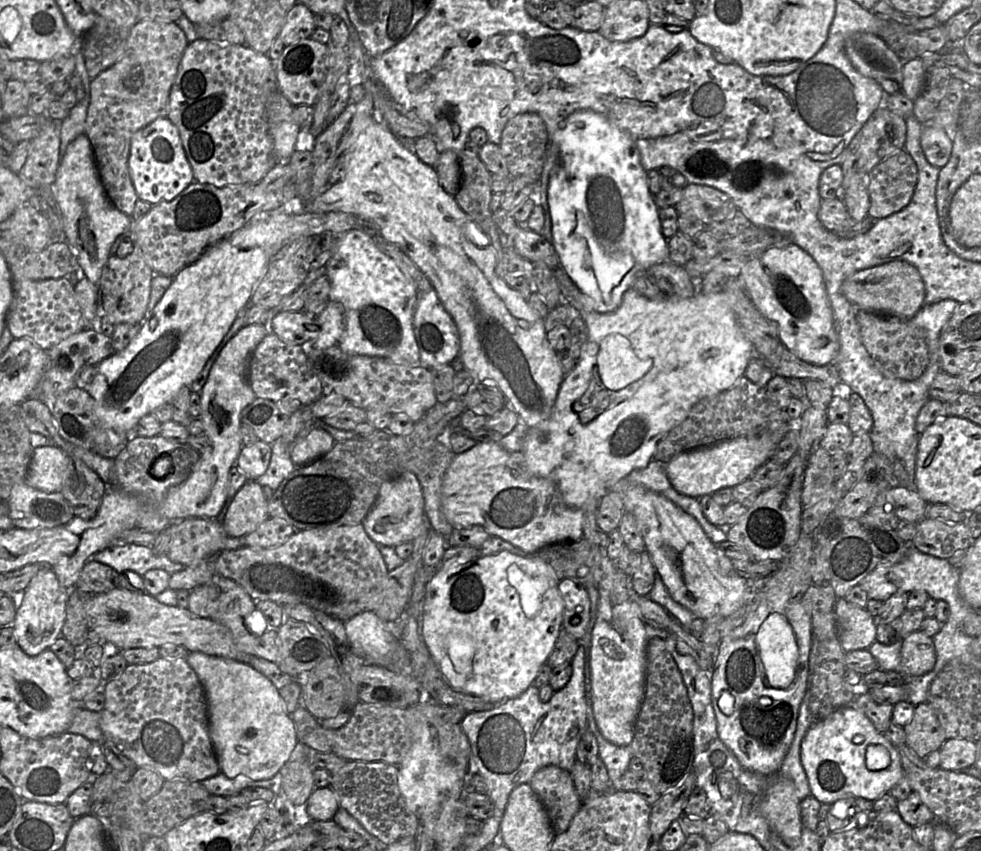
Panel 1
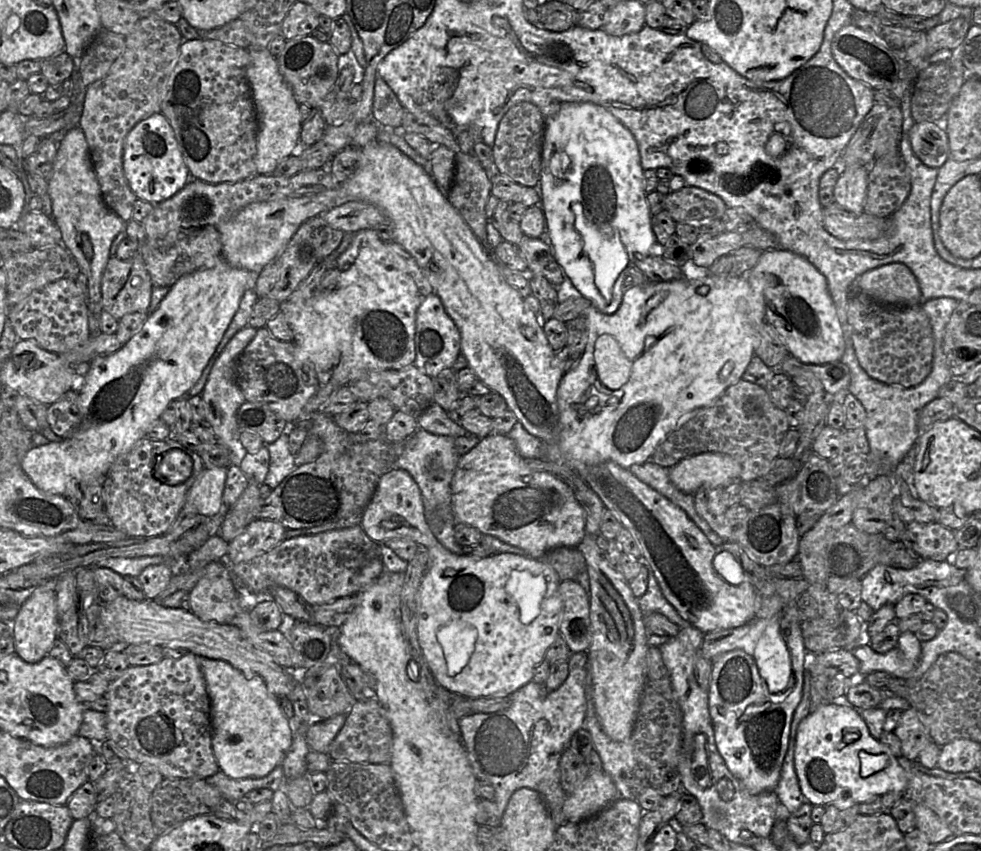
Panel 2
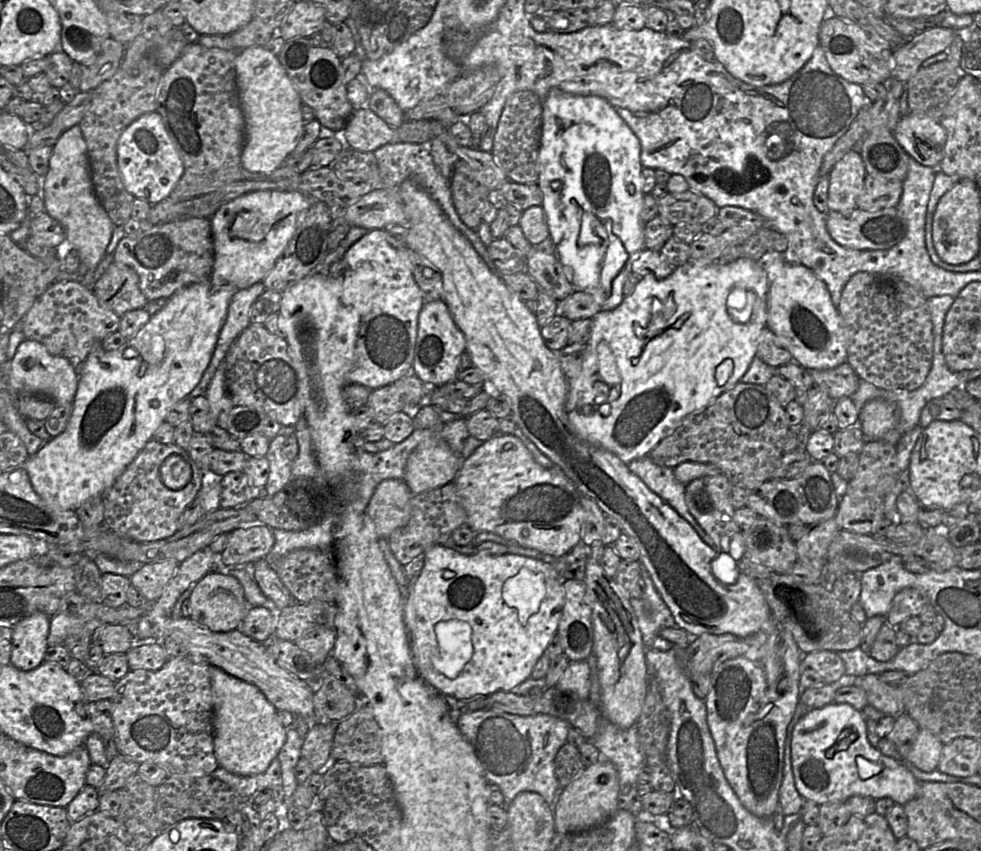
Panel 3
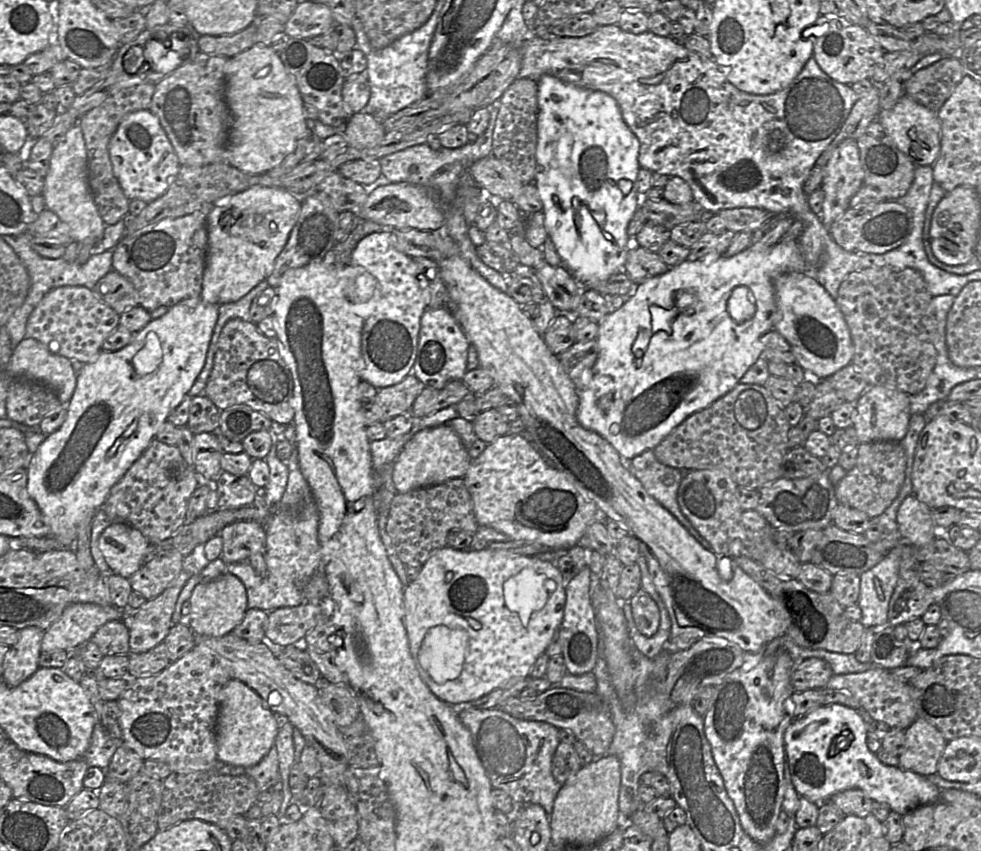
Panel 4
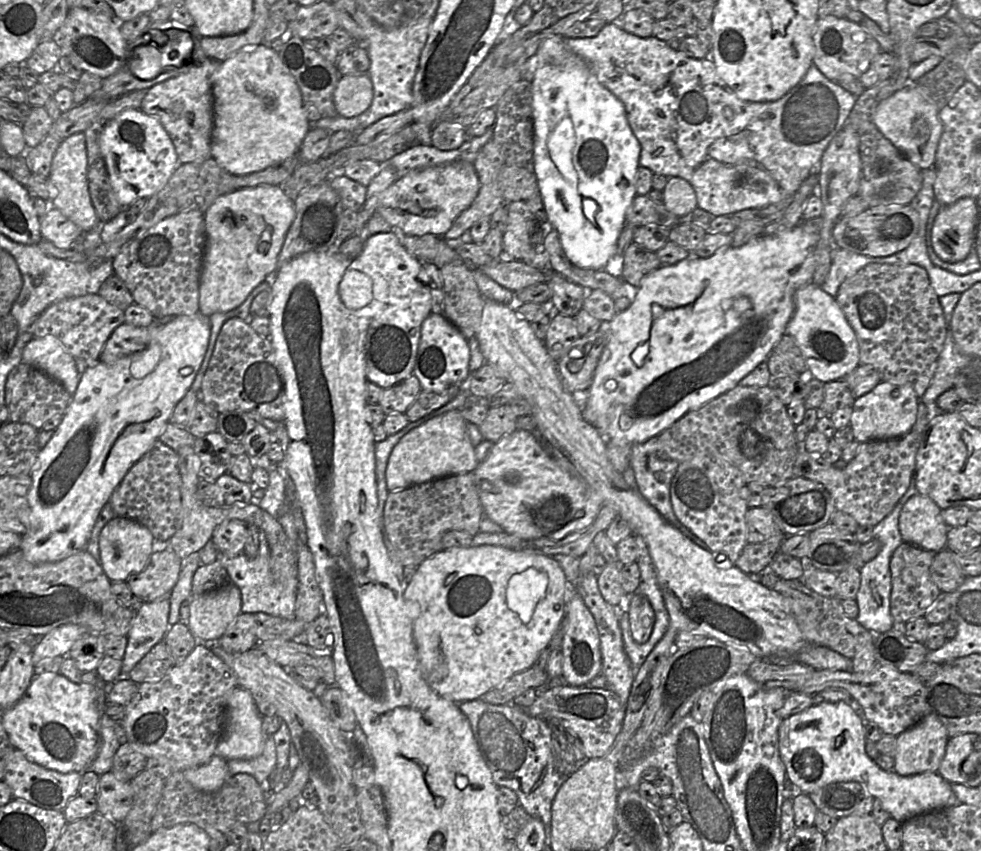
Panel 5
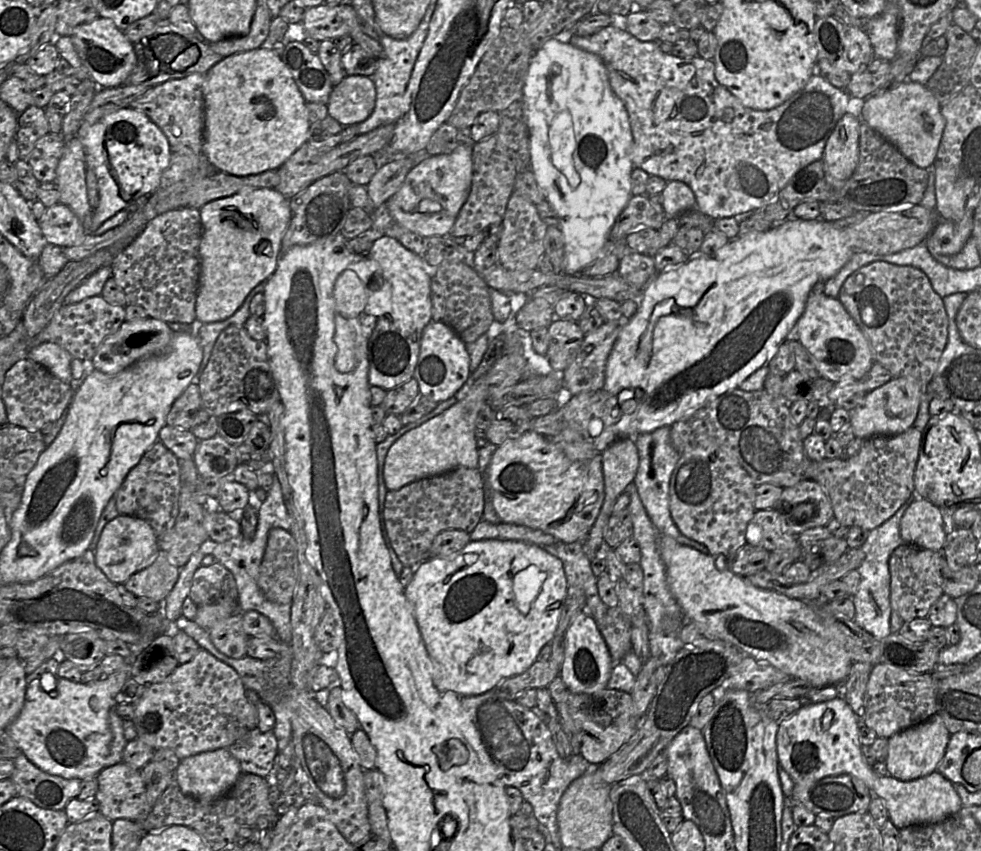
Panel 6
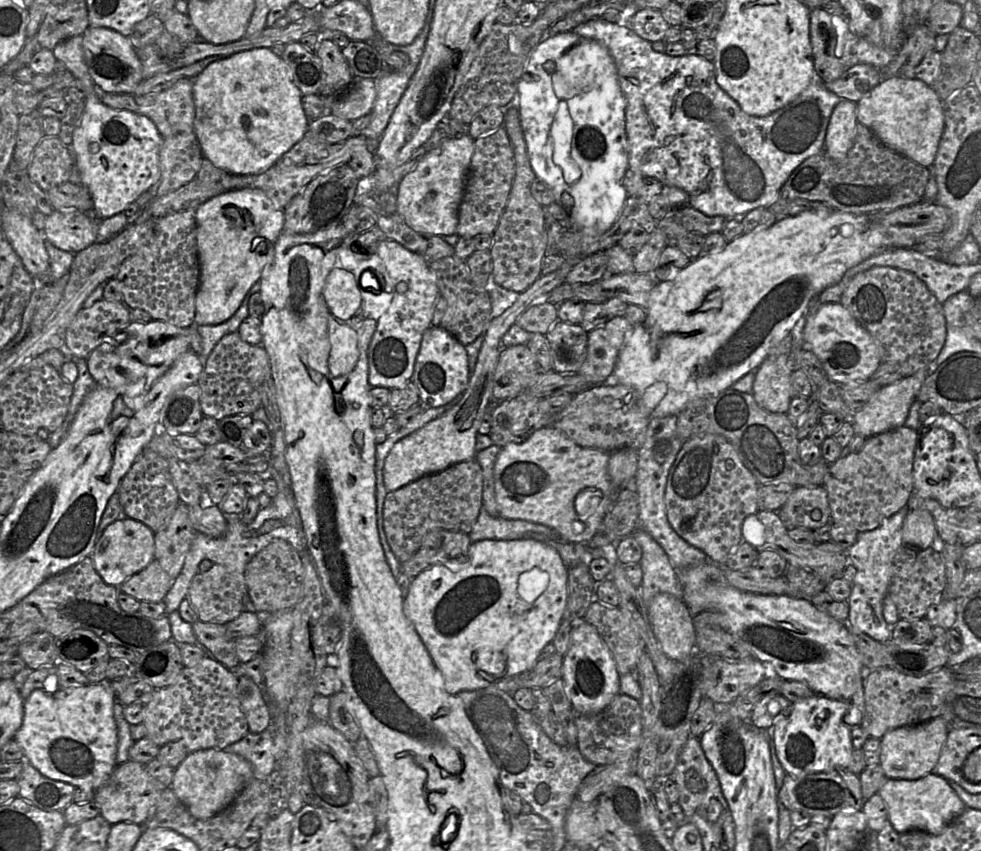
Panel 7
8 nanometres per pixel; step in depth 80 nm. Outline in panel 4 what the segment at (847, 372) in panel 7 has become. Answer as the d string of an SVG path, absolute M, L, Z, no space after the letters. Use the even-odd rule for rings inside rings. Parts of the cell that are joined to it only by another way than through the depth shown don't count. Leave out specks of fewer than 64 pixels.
M792 272L774 281L774 329L792 346L796 363L811 378L825 380L852 363L854 346L844 316L826 289L808 272Z

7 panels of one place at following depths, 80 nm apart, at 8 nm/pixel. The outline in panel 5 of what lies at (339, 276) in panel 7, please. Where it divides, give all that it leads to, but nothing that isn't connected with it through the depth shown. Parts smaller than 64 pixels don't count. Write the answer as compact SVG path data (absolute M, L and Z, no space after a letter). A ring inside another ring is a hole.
M347 268L338 288L343 304L350 310L367 306L373 298L373 282L365 273Z

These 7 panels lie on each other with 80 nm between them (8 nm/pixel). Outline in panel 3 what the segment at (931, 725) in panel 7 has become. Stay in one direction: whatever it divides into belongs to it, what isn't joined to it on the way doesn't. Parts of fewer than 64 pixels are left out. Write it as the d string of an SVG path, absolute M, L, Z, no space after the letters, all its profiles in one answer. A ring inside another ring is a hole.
M920 729L905 761L921 771L932 772L938 769L943 746L931 731Z

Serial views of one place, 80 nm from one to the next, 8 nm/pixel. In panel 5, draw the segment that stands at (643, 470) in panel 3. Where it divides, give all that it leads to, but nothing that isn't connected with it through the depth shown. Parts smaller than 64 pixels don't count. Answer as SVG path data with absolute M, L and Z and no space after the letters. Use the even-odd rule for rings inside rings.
M653 437L644 443L638 443L631 446L631 467L634 470L635 479L638 486L638 492L645 500L653 506L668 522L680 530L686 537L692 540L705 551L710 552L710 547L691 530L684 526L676 517L672 503L670 487L676 474L679 462L670 459L660 459L657 456L657 437Z

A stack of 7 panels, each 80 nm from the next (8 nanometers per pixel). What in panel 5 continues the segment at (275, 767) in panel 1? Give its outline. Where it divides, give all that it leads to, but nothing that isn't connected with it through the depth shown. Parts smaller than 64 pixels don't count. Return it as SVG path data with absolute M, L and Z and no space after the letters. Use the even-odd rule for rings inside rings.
M239 685L235 687L227 699L223 733L216 746L215 754L226 760L252 759L259 756L267 737L262 730L262 718L251 693Z

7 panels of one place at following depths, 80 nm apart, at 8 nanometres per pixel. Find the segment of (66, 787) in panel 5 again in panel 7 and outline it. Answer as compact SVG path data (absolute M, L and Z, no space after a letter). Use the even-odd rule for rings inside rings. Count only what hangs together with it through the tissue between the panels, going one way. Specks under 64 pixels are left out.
M26 760L15 780L19 784L19 797L43 811L63 811L73 801L75 786L43 776Z

